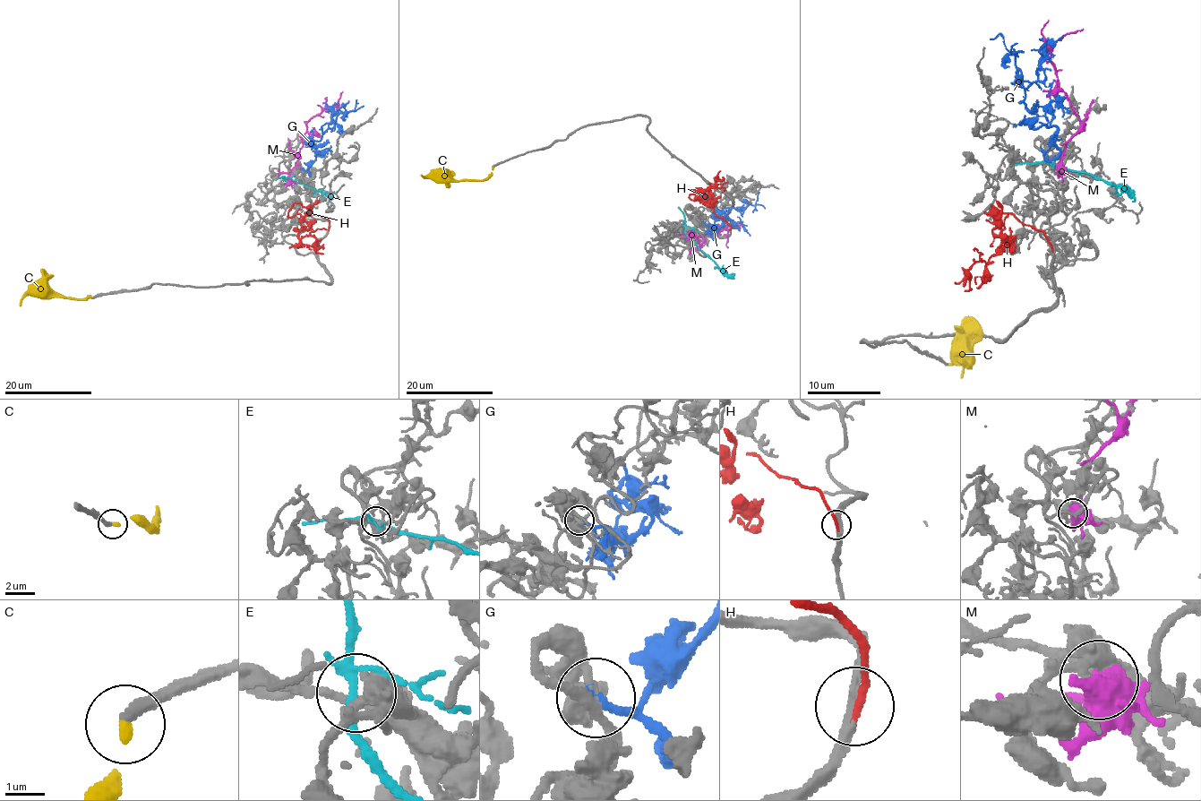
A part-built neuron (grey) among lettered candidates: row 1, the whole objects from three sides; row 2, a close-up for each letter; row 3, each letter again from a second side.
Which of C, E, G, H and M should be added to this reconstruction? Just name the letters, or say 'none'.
C, G, H

